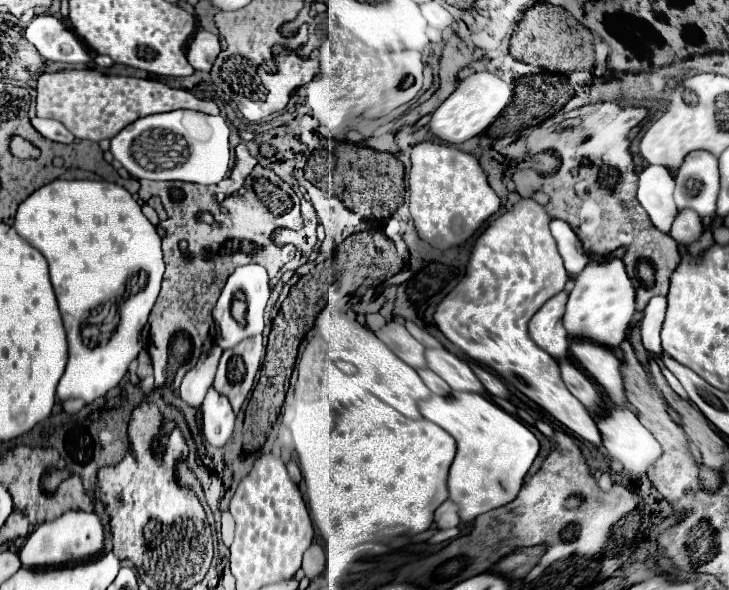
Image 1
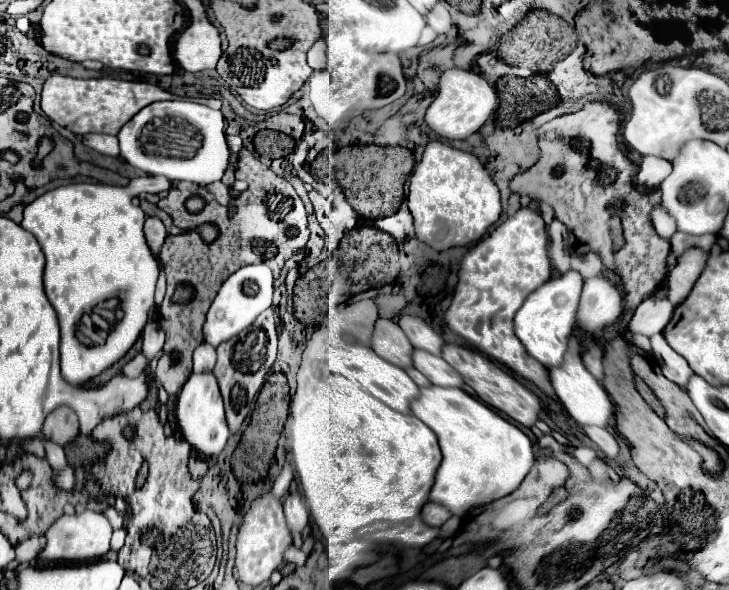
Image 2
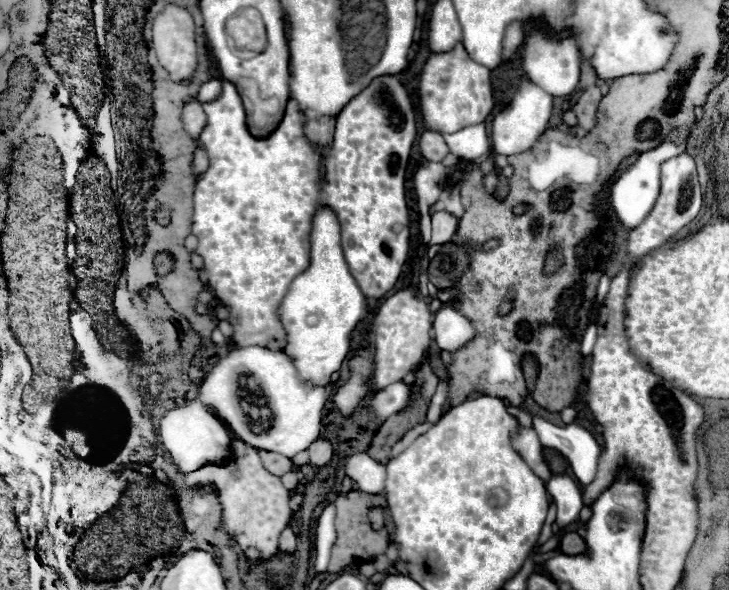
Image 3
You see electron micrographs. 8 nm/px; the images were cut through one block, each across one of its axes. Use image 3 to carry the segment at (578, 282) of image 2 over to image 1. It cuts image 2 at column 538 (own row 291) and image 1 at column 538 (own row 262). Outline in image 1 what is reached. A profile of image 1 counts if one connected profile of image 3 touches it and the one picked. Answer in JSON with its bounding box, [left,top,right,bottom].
[528,290,568,360]

